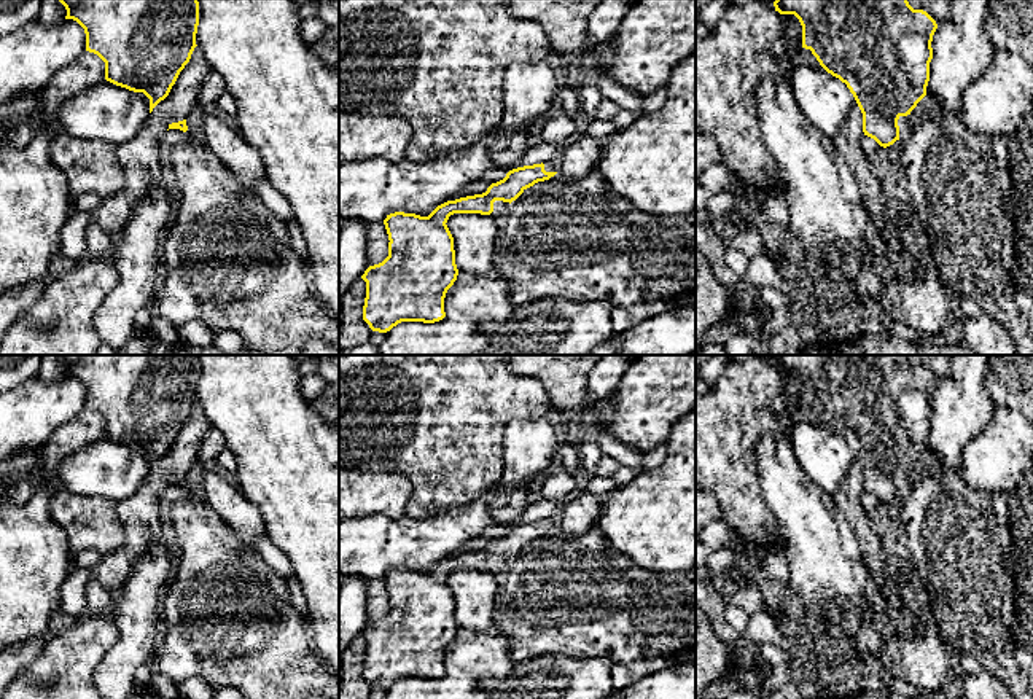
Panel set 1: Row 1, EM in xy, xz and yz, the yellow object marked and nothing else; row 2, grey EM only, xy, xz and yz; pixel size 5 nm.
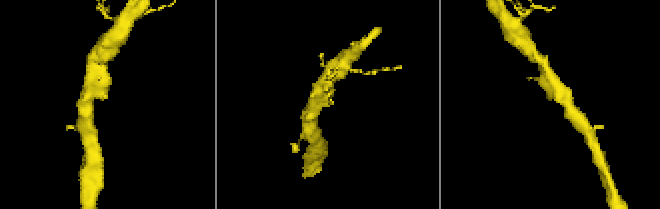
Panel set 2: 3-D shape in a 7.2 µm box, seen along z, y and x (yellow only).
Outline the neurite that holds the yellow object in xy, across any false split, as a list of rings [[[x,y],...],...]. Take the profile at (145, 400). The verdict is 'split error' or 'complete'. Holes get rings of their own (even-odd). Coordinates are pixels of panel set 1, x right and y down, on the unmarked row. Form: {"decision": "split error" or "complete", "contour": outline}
{"decision": "complete", "contour": [[[60,355],[59,358],[67,366],[65,376],[73,376],[84,385],[86,408],[105,419],[105,436],[129,447],[143,449],[150,455],[150,470],[169,452],[197,403],[197,355]]]}

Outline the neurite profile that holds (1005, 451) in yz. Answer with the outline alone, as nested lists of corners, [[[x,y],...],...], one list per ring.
[[[996,406],[987,428],[963,447],[958,473],[971,489],[1011,497],[1030,467],[1033,467],[1033,425],[1020,412]]]

